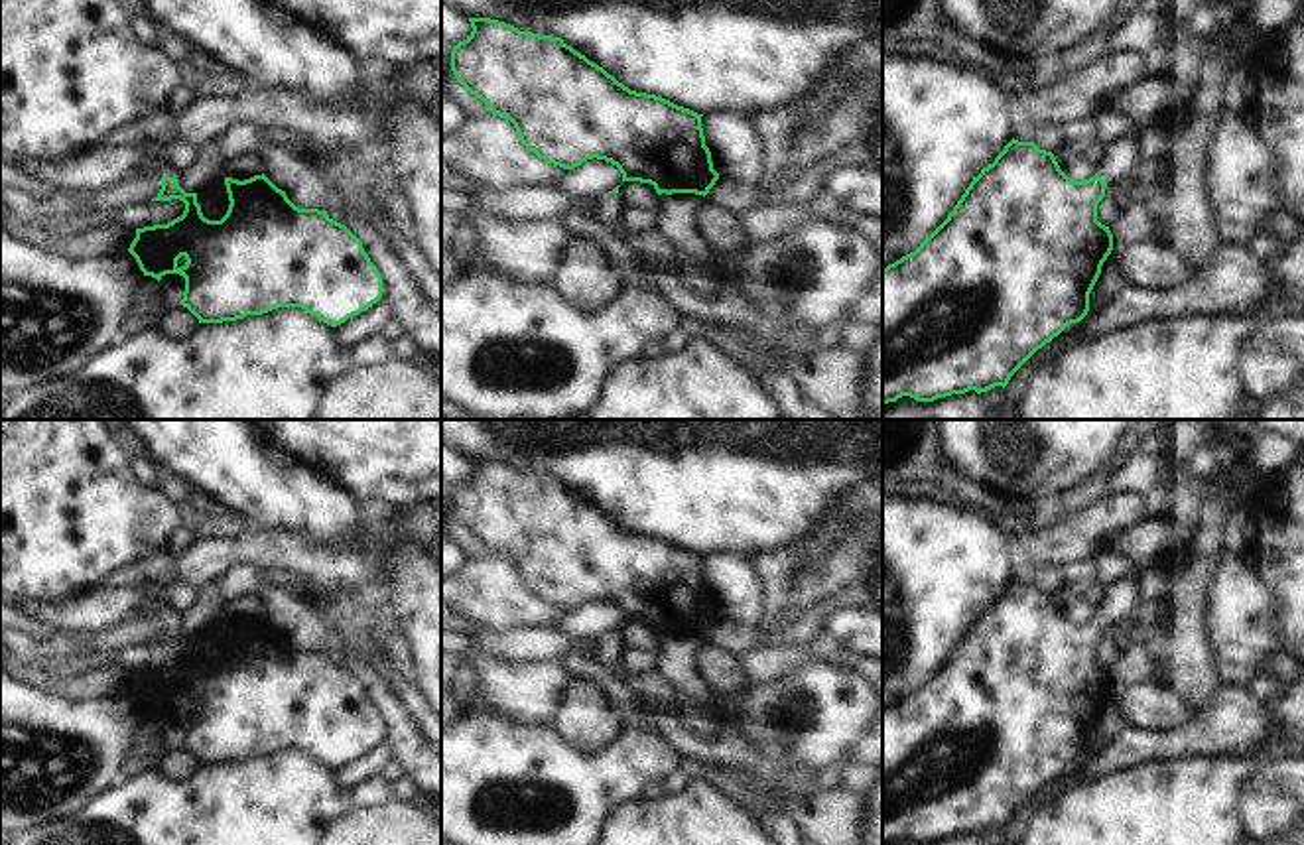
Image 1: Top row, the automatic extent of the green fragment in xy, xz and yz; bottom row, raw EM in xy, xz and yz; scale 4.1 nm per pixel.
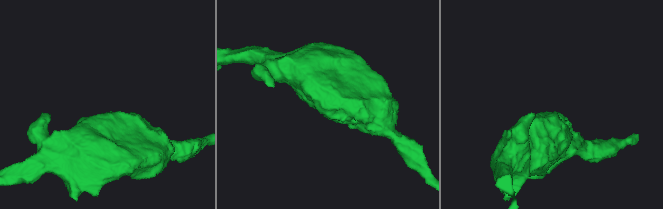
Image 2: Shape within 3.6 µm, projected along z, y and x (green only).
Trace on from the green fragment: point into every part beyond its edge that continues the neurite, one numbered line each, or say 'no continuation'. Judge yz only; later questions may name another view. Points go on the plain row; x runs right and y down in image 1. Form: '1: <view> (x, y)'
1: yz (1145, 542)

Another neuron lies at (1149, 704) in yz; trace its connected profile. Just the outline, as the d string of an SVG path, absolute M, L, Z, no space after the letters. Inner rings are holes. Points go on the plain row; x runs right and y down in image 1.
M1152 678L1131 685L1119 695L1119 705L1129 725L1141 729L1172 731L1196 713L1172 685Z

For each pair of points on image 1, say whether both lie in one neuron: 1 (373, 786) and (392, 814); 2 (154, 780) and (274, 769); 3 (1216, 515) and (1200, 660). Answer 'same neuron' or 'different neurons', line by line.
1: different neurons
2: same neuron
3: same neuron

